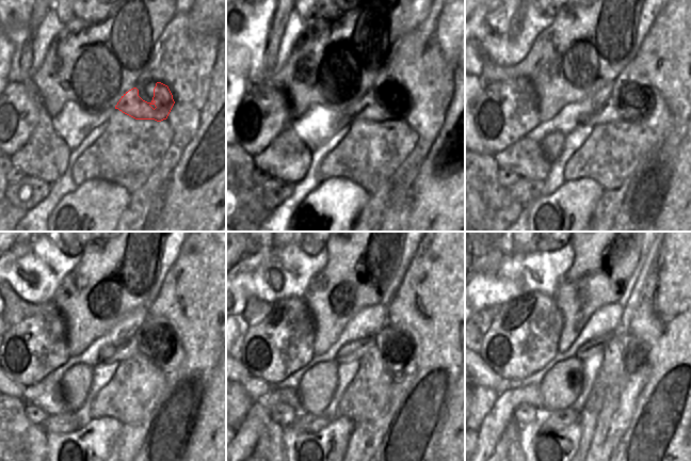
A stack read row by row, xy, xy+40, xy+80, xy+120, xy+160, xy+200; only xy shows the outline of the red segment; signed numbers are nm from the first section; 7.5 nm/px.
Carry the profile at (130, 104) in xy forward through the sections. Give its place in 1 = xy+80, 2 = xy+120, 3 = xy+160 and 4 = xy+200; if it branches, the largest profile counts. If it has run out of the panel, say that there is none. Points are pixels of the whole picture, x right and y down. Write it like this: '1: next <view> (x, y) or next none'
1: next xy+80 (607, 111)
2: next xy+120 (117, 352)
3: next xy+160 (355, 350)
4: next xy+200 (601, 340)

